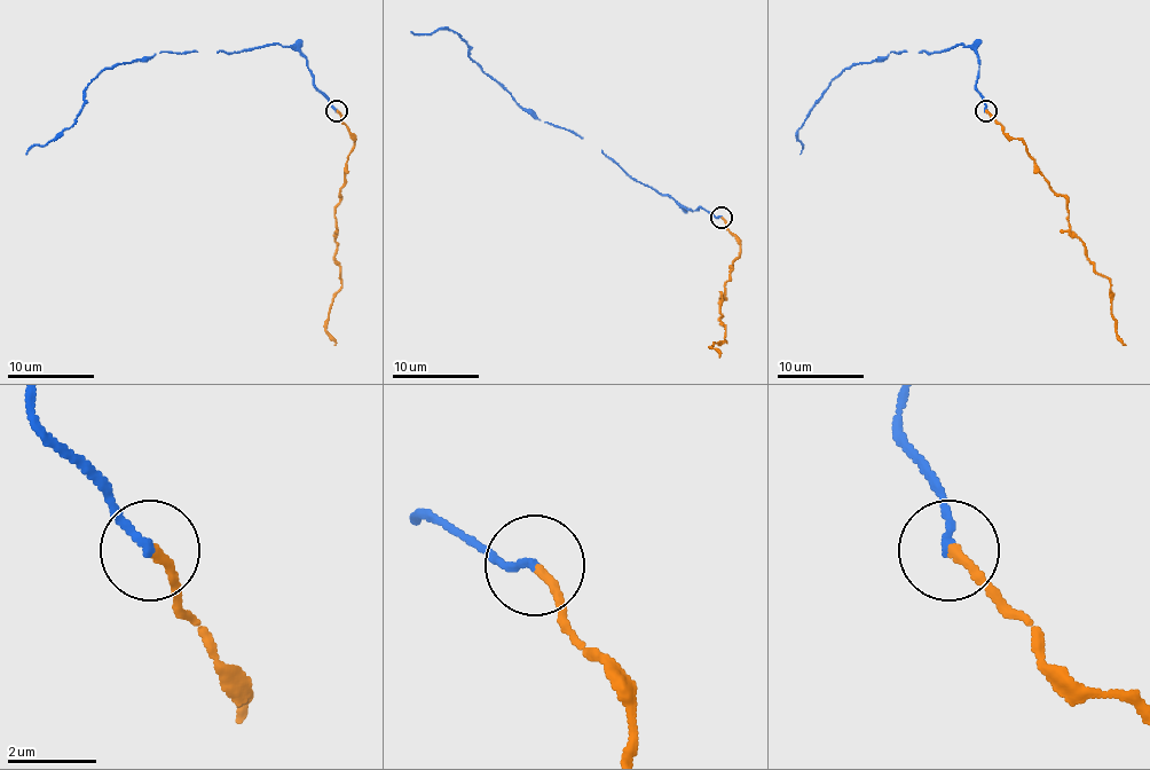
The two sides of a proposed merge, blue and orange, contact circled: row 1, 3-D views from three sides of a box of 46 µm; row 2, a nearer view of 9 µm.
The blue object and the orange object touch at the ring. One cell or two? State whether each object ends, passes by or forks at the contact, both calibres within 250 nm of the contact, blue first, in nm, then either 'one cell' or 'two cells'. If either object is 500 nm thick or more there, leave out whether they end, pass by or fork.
blue ends | orange ends | 190/190 nm | one cell

